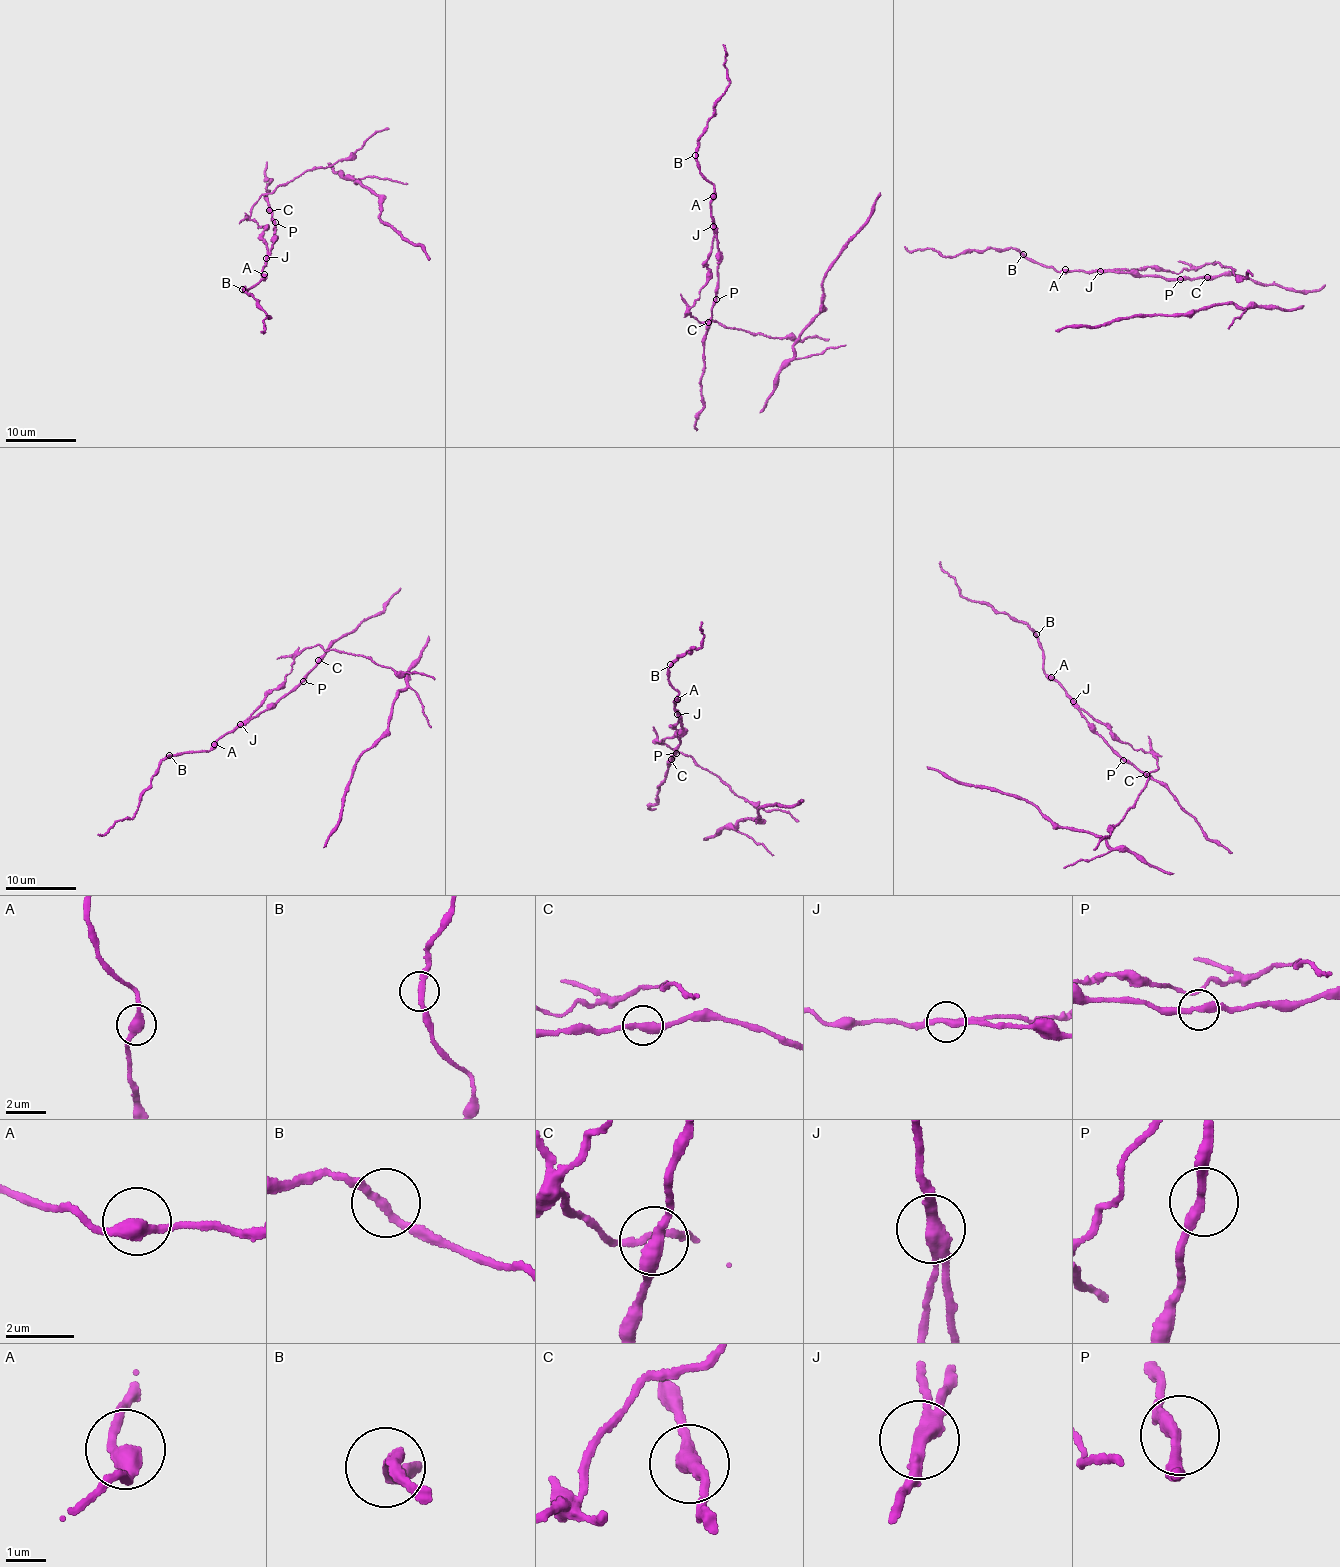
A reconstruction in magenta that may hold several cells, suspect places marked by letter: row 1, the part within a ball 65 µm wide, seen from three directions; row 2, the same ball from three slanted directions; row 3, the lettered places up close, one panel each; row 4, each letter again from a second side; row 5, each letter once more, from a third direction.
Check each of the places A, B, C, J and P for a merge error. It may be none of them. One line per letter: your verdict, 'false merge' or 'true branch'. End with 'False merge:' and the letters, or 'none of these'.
A: true branch
B: true branch
C: true branch
J: false merge
P: true branch
False merge: J

